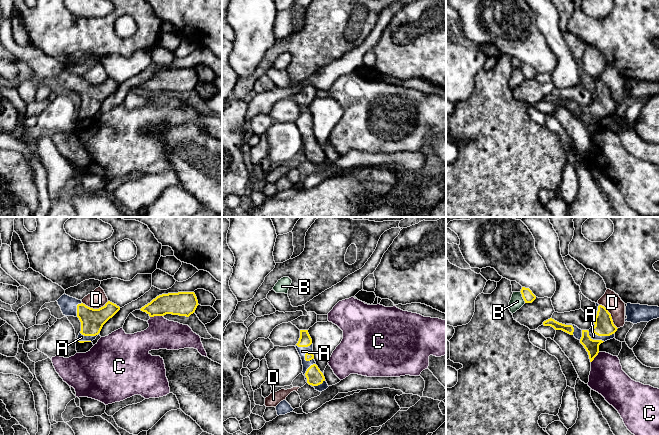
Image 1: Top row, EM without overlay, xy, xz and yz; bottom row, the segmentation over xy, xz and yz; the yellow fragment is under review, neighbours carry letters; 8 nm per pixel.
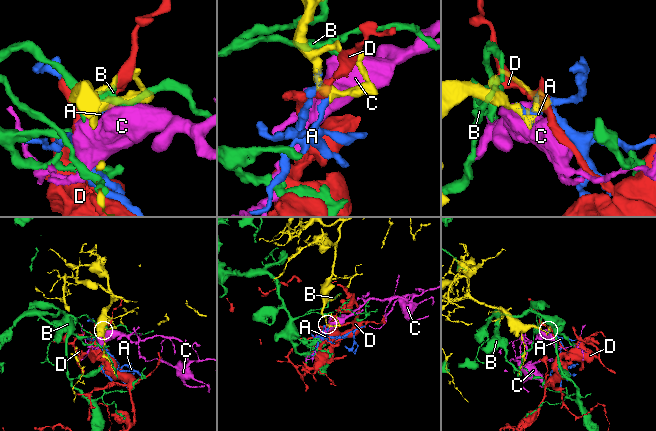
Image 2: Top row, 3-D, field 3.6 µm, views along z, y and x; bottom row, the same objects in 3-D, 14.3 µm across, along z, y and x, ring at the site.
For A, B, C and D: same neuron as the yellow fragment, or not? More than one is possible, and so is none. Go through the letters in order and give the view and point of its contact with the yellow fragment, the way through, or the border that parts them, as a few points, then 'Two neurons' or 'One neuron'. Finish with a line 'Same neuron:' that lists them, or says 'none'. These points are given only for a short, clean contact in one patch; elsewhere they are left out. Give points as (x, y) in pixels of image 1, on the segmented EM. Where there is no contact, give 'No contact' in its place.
A: Touches yellow at yz (602, 335). One neuron
B: Touches yellow at yz (523, 297). Two neurons
C: Touches yellow at xy (156, 315). Two neurons
D: Touches yellow at xy (95, 309). Two neurons
Same neuron: A

